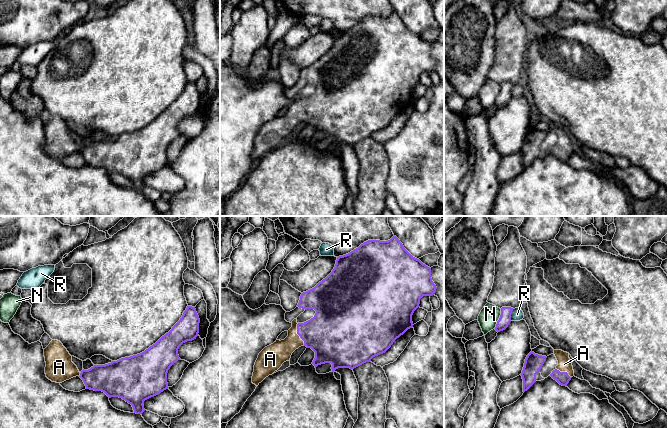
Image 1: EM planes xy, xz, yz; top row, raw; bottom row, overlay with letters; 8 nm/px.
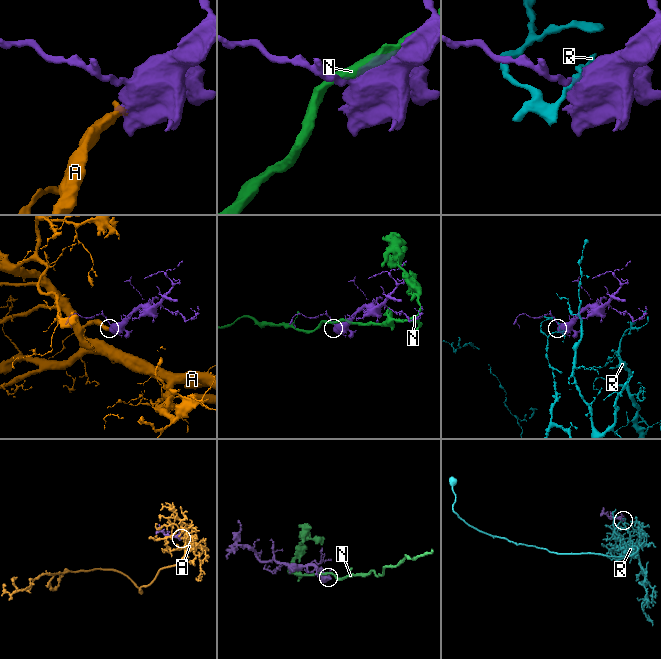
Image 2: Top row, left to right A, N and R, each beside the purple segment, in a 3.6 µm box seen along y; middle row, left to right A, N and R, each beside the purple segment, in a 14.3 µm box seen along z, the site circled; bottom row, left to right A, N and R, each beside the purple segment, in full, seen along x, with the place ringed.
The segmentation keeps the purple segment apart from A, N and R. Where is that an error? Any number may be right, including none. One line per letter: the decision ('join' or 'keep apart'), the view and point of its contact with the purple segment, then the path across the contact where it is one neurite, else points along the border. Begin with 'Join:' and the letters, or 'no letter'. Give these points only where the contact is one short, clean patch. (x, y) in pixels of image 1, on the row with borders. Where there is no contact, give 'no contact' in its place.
Join: A
A: join | xz (297, 333) | across xz (328, 333), (297, 333), (276, 354)
N: keep apart | yz (499, 319)
R: keep apart | yz (510, 315)

